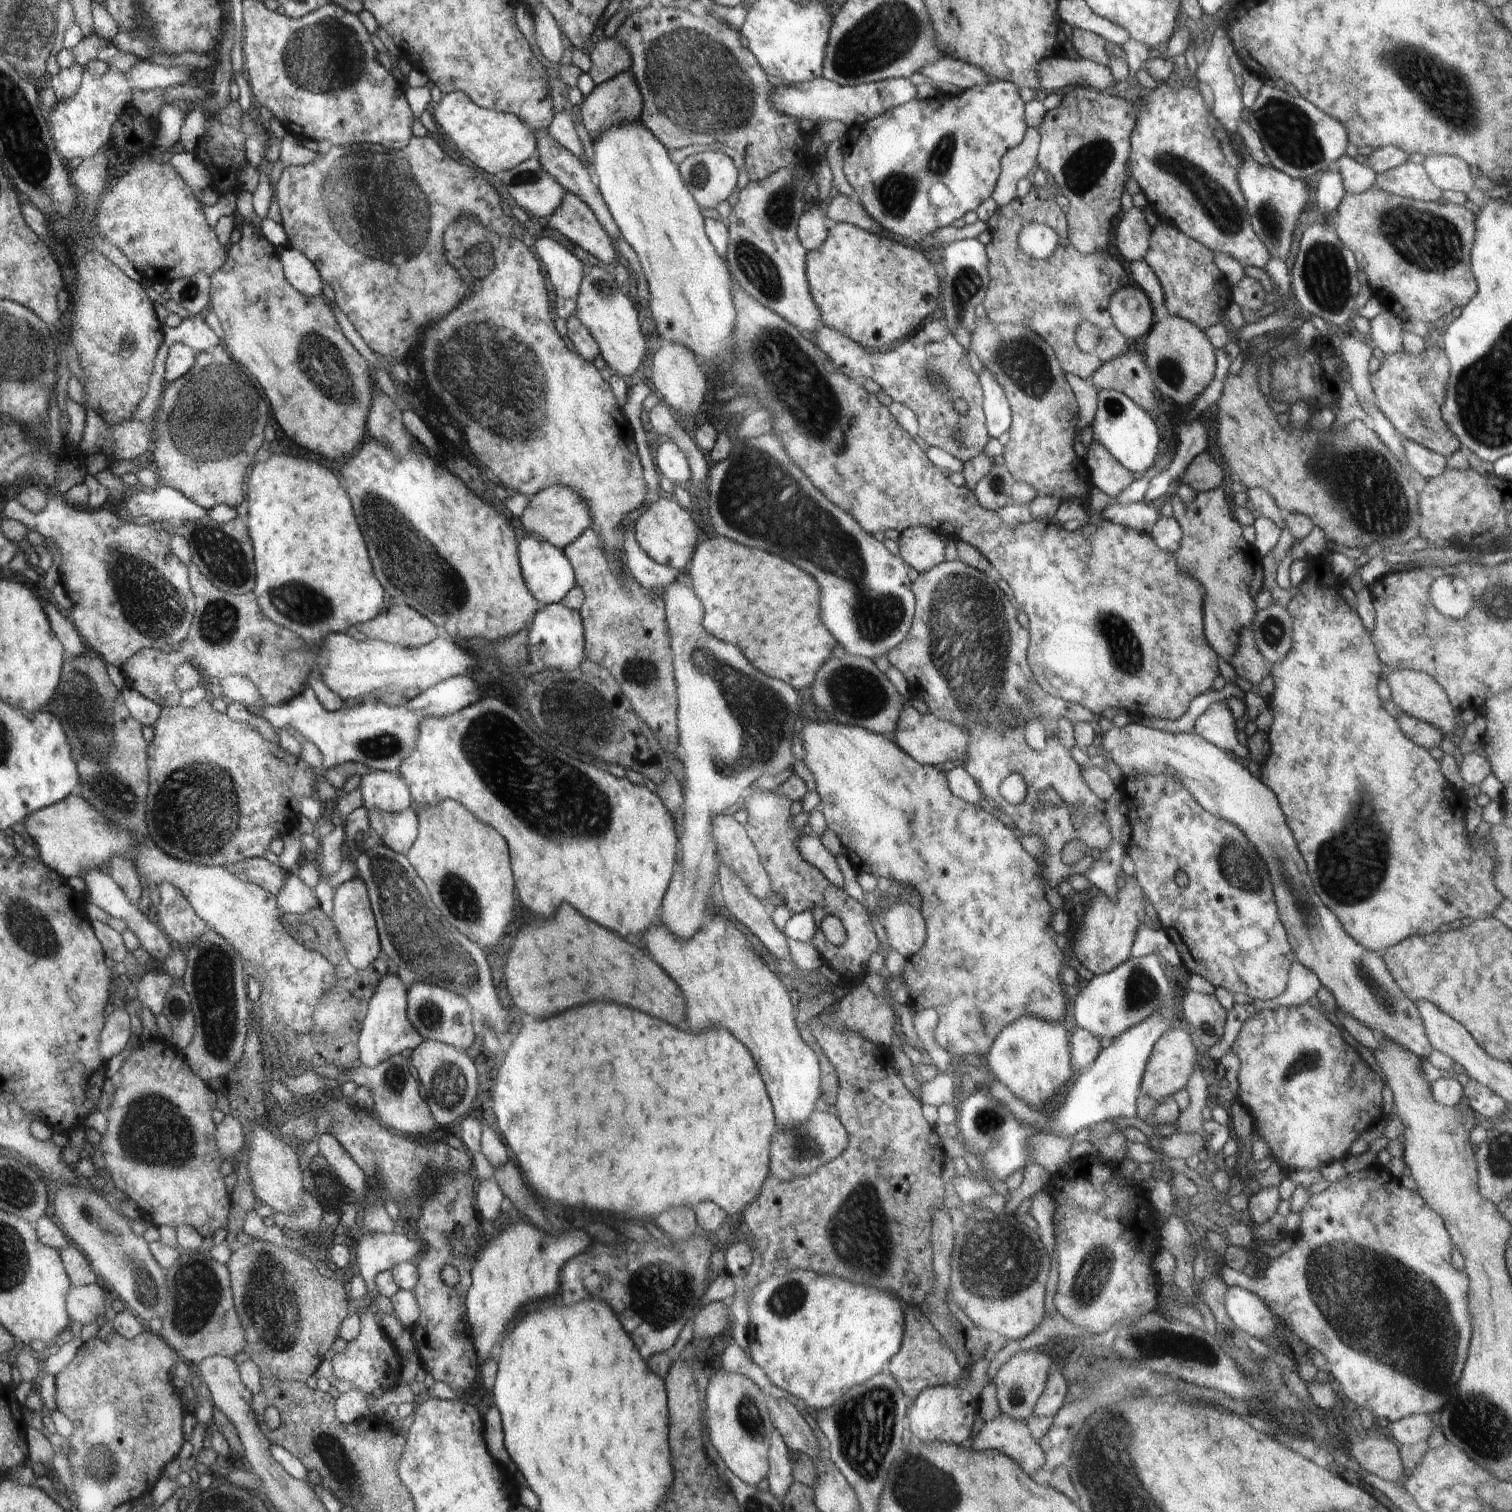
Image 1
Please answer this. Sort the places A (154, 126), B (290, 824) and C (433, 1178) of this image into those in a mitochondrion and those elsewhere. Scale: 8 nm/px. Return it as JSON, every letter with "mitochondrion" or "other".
{"A":"other","B":"other","C":"other"}

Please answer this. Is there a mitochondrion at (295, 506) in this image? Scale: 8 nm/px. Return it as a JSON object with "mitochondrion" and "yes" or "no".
{"mitochondrion":"no"}

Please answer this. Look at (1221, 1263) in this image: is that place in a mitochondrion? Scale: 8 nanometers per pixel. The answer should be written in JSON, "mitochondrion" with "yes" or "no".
{"mitochondrion":"no"}

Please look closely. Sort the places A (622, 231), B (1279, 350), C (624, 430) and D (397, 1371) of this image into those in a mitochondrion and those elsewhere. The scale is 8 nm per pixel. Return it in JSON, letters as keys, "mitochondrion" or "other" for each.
{"A":"other","B":"other","C":"other","D":"other"}

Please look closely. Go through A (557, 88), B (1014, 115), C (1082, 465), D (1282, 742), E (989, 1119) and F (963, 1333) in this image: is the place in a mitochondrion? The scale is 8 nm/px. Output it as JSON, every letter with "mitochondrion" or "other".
{"A":"other","B":"other","C":"other","D":"other","E":"mitochondrion","F":"other"}

